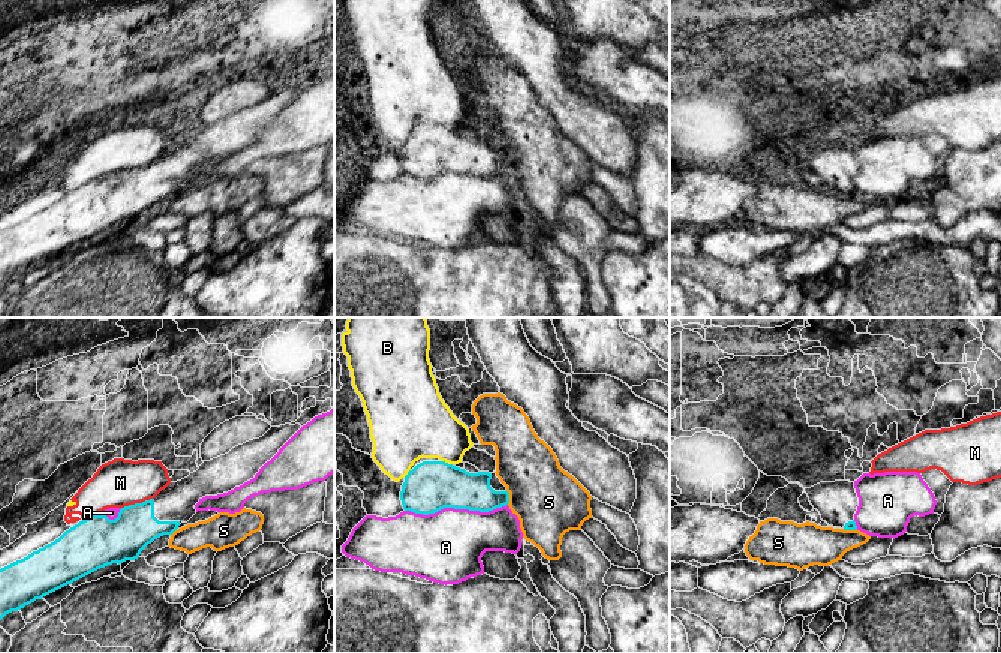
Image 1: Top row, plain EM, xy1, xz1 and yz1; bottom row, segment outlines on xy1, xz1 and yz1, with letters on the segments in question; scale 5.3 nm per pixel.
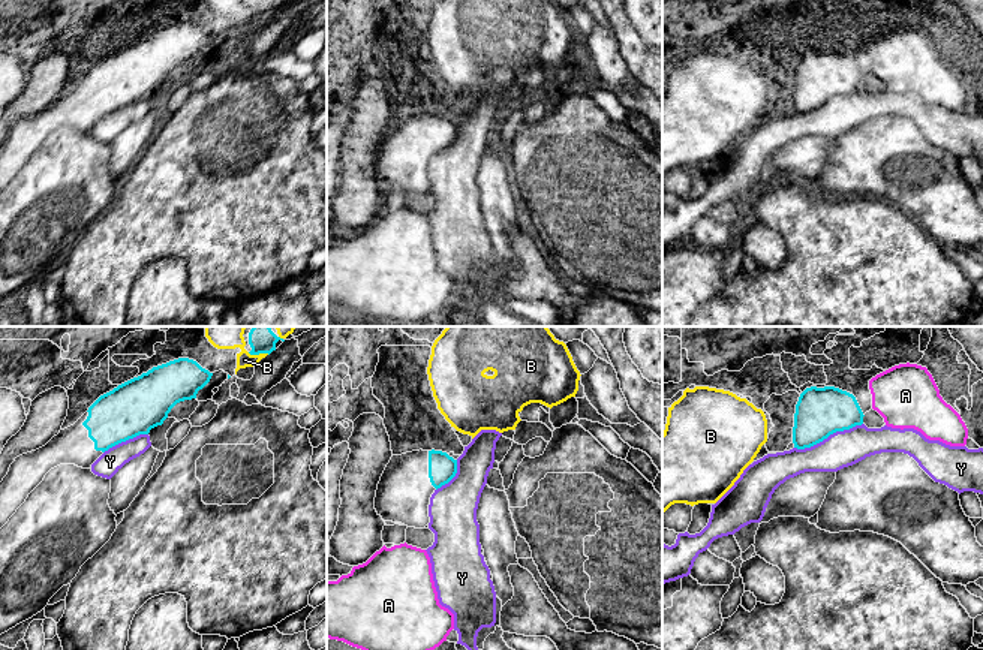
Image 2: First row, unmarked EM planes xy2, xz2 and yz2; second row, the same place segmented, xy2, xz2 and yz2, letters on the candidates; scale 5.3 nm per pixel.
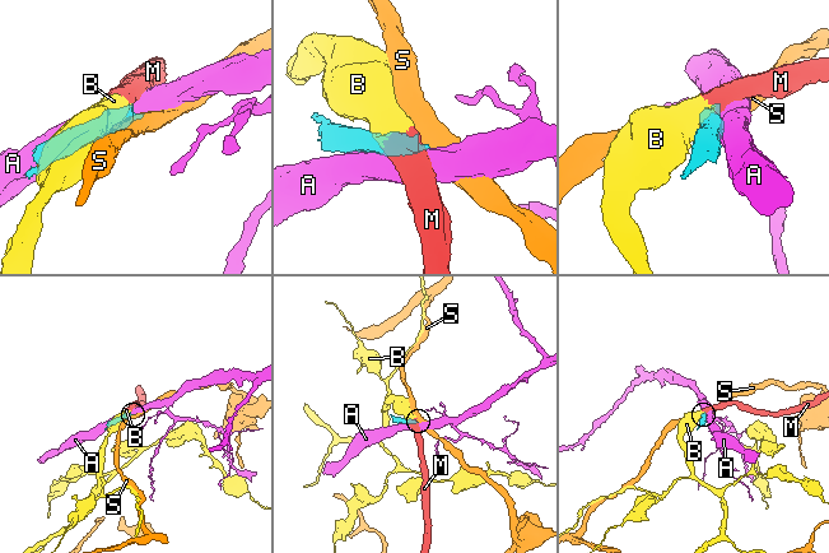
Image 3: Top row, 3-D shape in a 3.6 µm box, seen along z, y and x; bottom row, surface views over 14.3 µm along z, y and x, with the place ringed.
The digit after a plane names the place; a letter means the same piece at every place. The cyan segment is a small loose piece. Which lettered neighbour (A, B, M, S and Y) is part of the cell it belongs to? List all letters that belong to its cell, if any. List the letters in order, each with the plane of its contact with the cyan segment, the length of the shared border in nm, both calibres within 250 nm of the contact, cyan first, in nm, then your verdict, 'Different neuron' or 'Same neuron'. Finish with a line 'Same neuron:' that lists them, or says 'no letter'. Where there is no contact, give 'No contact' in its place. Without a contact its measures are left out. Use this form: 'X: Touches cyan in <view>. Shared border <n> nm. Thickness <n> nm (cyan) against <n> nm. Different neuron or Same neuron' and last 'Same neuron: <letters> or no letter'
A: Touches cyan in xz1. Shared border 550 nm. Thickness 280 nm (cyan) against 380 nm. Different neuron
B: Touches cyan in xy2. Shared border 120 nm. Thickness 100 nm (cyan) against 80 nm. Different neuron
M: Touches cyan in xy1. Shared border 190 nm. Thickness 240 nm (cyan) against 260 nm. Different neuron
S: Touches cyan in xz1. Shared border 80 nm. Thickness 200 nm (cyan) against 380 nm. Different neuron
Y: Touches cyan in yz2. Shared border 400 nm. Thickness 260 nm (cyan) against 190 nm. Different neuron
Same neuron: no letter

